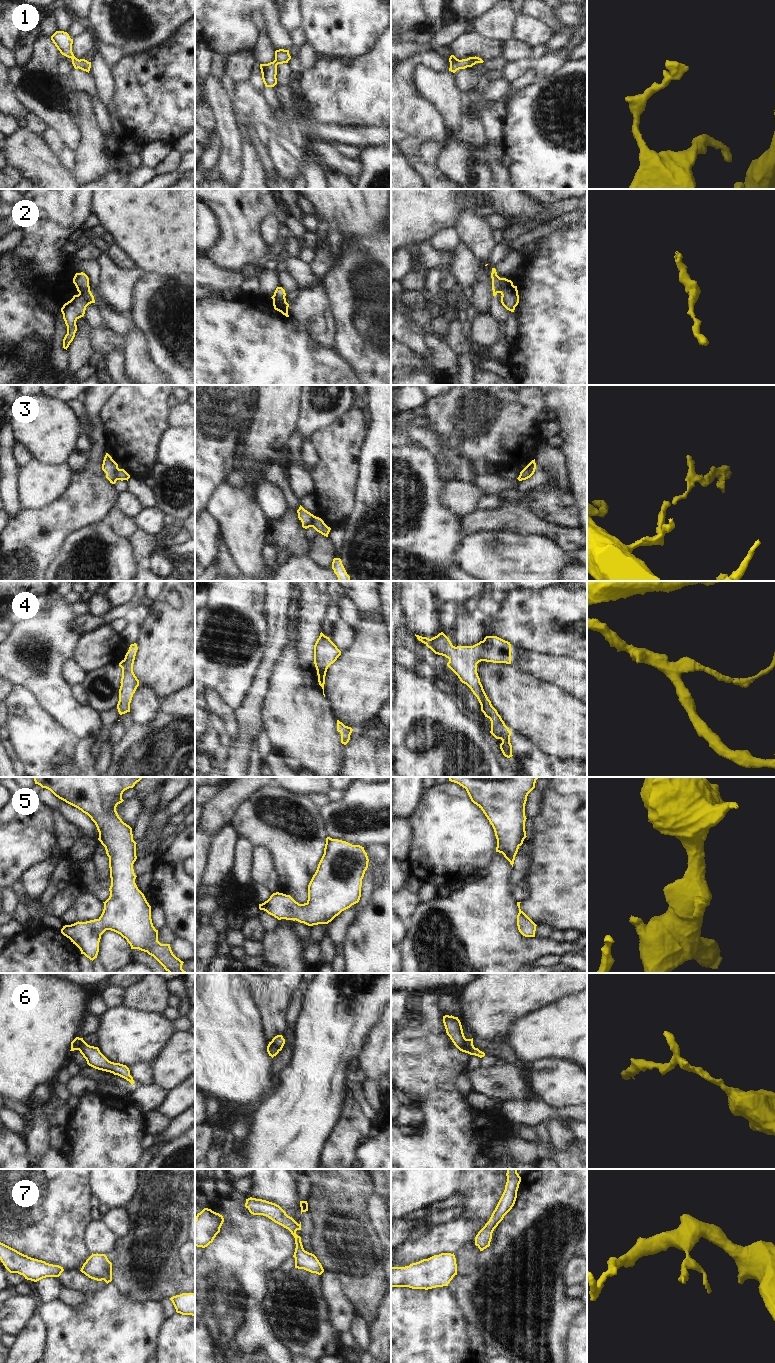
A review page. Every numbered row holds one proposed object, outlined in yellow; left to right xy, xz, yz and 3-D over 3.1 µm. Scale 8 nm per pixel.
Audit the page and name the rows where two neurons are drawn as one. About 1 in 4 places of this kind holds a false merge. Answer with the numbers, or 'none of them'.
2, 3, 6

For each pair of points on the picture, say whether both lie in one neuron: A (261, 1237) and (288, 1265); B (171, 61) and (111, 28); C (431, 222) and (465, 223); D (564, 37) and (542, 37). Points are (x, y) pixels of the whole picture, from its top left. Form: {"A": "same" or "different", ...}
{"A": "different", "B": "different", "C": "different", "D": "different"}

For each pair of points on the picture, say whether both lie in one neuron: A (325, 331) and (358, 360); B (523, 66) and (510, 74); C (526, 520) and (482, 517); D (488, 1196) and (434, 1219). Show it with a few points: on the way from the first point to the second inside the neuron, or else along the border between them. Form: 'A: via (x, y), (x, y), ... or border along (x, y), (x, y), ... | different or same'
A: border along (333, 314), (334, 337), (332, 347) | different
B: via (520, 68), (513, 72) | same
C: via (515, 520), (493, 520) | same
D: border along (461, 1205), (464, 1209), (456, 1219) | different

